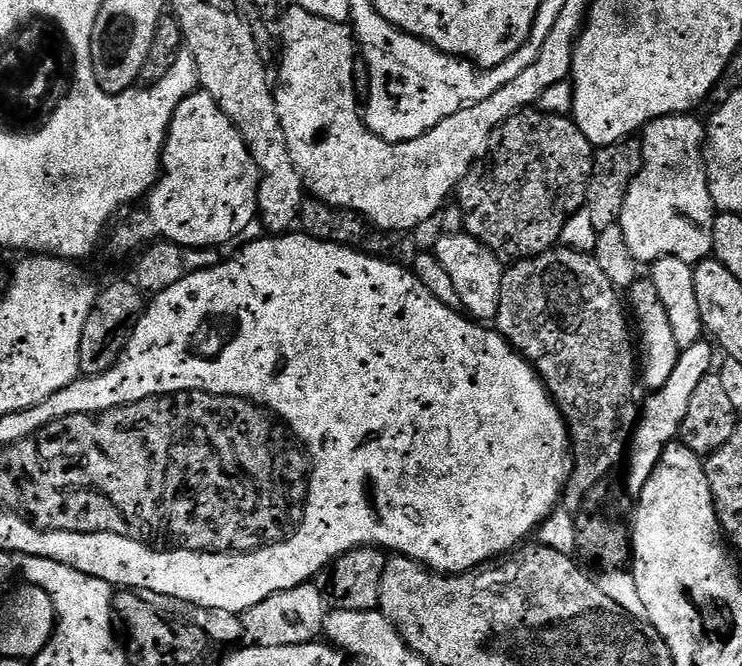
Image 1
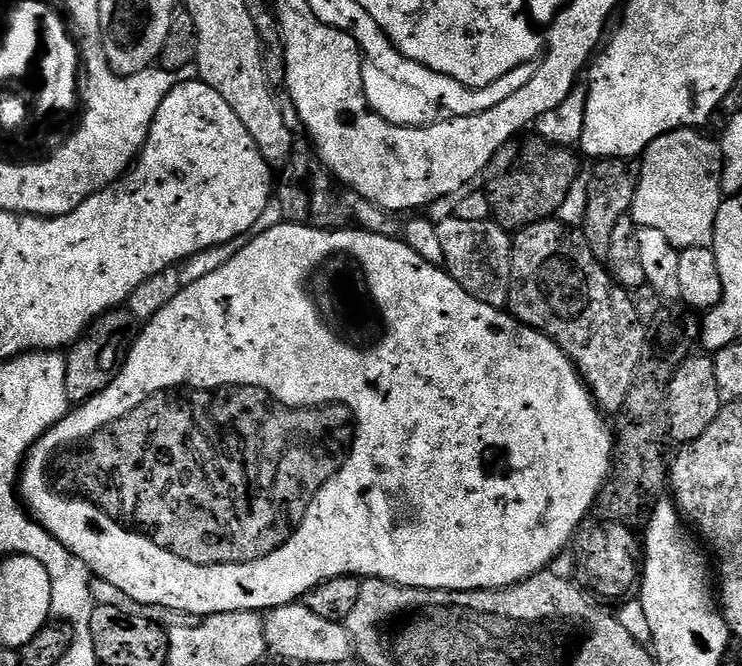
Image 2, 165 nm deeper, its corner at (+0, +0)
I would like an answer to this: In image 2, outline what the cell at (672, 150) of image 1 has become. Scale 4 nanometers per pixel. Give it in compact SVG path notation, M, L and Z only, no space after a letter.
M690 128L667 132L647 148L638 164L632 222L662 234L677 250L707 248L714 238L722 199L722 148L702 133Z

